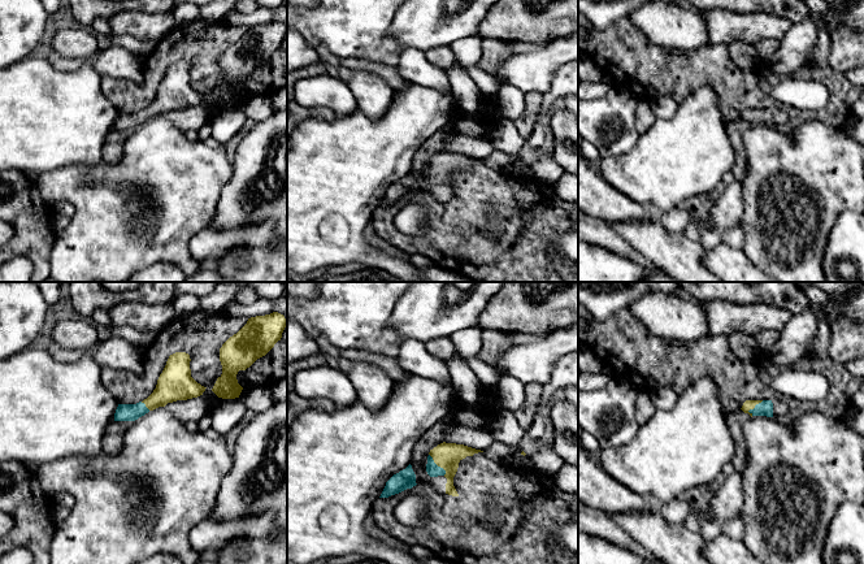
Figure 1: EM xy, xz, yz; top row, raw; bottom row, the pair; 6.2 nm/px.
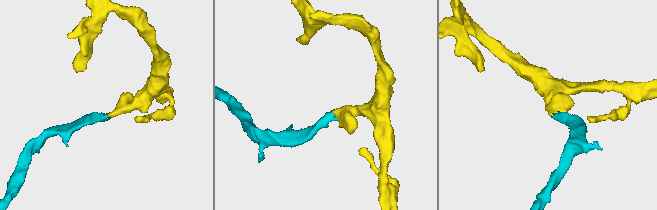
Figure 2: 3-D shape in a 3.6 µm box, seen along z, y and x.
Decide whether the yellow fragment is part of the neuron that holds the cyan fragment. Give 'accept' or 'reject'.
accept

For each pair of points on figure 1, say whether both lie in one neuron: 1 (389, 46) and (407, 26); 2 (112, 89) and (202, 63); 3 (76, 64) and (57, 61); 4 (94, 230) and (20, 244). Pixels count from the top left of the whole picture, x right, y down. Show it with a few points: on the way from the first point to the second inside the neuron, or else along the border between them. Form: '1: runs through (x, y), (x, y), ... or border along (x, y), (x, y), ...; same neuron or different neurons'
1: border along (395, 13), (389, 34), (404, 48); different neurons
2: runs through (135, 89), (139, 89), (170, 55), (178, 55); same neuron
3: runs through (72, 64), (61, 64); same neuron
4: border along (57, 233), (51, 250), (48, 268); different neurons

